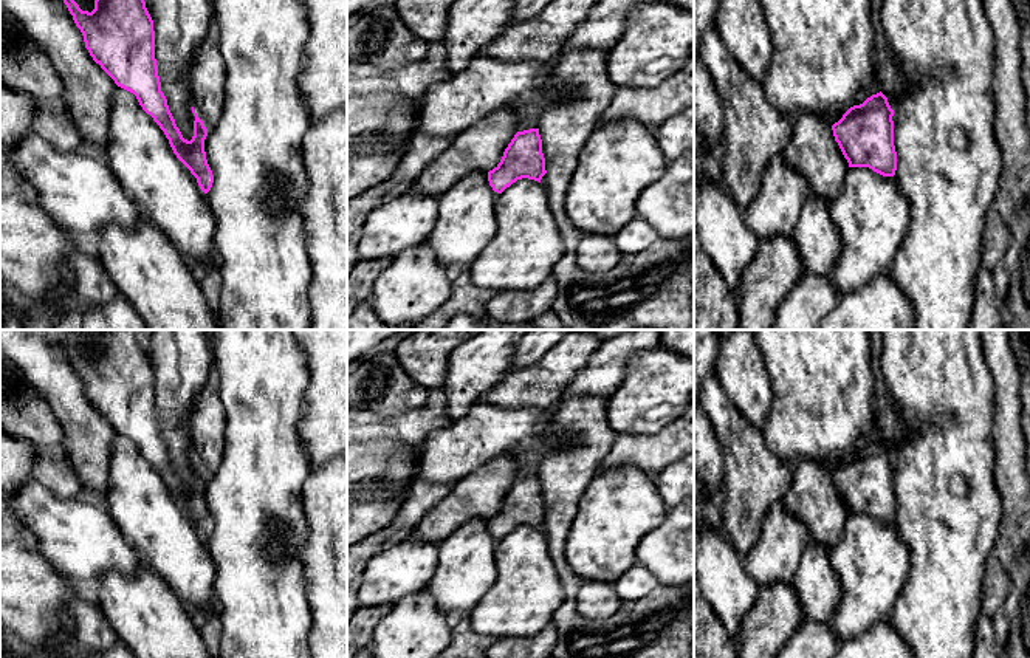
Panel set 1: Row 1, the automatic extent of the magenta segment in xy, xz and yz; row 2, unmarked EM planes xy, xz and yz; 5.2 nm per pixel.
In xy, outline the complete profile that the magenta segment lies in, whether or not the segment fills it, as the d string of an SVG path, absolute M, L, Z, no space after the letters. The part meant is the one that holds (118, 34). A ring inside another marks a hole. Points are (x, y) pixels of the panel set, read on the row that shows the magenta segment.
M64 0L76 26L81 29L85 42L85 48L88 50L90 56L101 68L115 81L115 84L130 93L133 93L142 107L142 110L153 118L153 121L160 125L164 132L169 144L177 155L177 158L191 170L191 173L197 178L200 189L208 194L214 183L212 170L206 159L204 152L204 139L208 136L208 129L204 127L203 121L198 118L192 107L192 113L195 116L194 121L194 136L191 141L184 139L180 129L175 124L175 119L169 110L167 99L161 91L161 82L158 76L158 65L155 59L155 31L153 31L153 20L146 8L144 0L94 0L94 9L91 12L82 11L74 0Z

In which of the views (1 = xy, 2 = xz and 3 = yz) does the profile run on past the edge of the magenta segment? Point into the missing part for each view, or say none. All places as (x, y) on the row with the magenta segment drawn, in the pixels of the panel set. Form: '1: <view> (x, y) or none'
1: none
2: none
3: none

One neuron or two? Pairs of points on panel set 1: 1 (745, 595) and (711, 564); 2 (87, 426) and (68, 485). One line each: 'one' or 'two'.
1: one
2: one

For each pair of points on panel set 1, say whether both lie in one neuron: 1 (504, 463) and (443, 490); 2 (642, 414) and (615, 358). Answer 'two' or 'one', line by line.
1: one
2: one

